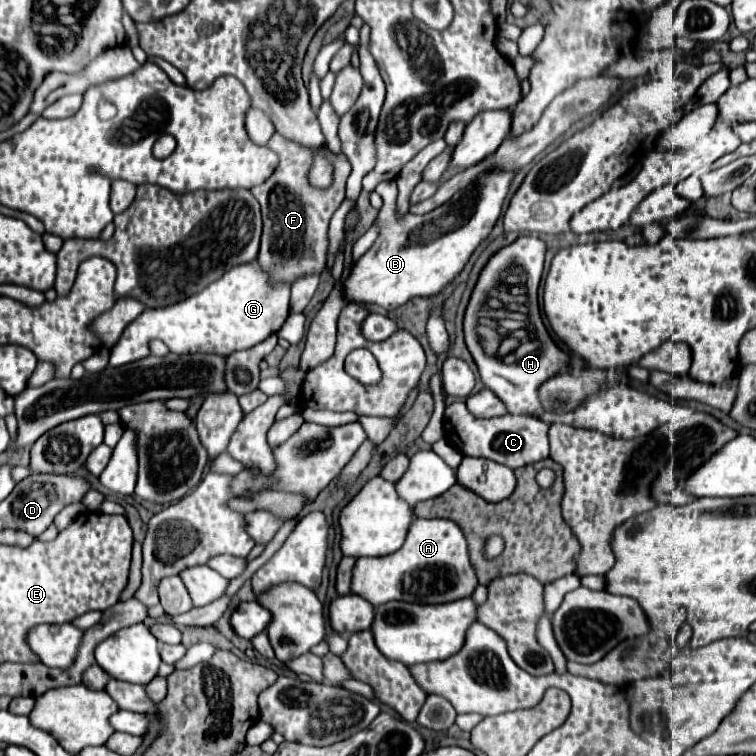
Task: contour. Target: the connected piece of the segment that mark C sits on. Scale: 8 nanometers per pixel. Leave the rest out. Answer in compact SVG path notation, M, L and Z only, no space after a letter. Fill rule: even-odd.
M456 401L448 405L444 411L444 439L448 441L448 445L458 449L462 455L486 457L510 469L518 469L518 467L524 467L528 463L536 463L548 457L550 453L548 427L550 427L548 423L532 415L506 413L502 417L480 419L468 411L464 401Z

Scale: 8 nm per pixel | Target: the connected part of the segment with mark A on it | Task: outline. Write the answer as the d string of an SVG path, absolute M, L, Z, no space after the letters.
M414 519L402 549L386 557L358 559L352 581L352 593L366 597L374 605L394 599L414 603L458 601L470 597L476 587L478 577L470 563L466 535L450 519Z

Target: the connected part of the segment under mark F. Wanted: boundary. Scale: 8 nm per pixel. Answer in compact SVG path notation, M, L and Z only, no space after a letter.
M274 133L270 137L270 141L266 143L268 149L272 149L278 155L278 167L276 171L260 185L252 187L252 195L258 199L260 207L262 207L262 219L264 219L264 231L262 231L262 245L260 245L260 253L258 253L258 261L262 265L266 265L266 269L270 269L270 273L274 273L274 277L278 277L280 281L294 281L296 277L304 275L304 273L320 273L326 267L326 251L328 251L328 223L332 213L340 207L344 193L346 193L346 179L350 175L350 165L346 161L346 157L334 157L330 155L330 159L334 161L334 185L326 191L314 191L314 187L308 185L308 177L306 177L306 169L310 167L310 153L306 153L306 149L302 149L300 145L292 145L292 141L286 141L282 135Z

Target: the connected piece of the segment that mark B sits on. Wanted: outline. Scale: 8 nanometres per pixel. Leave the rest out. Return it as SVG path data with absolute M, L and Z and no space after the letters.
M486 169L464 189L454 193L452 201L428 215L406 215L402 221L396 219L396 181L378 183L376 193L384 199L378 213L382 231L344 281L348 301L376 303L384 309L396 309L412 297L432 297L440 293L464 269L476 247L494 229L516 173L518 169Z

